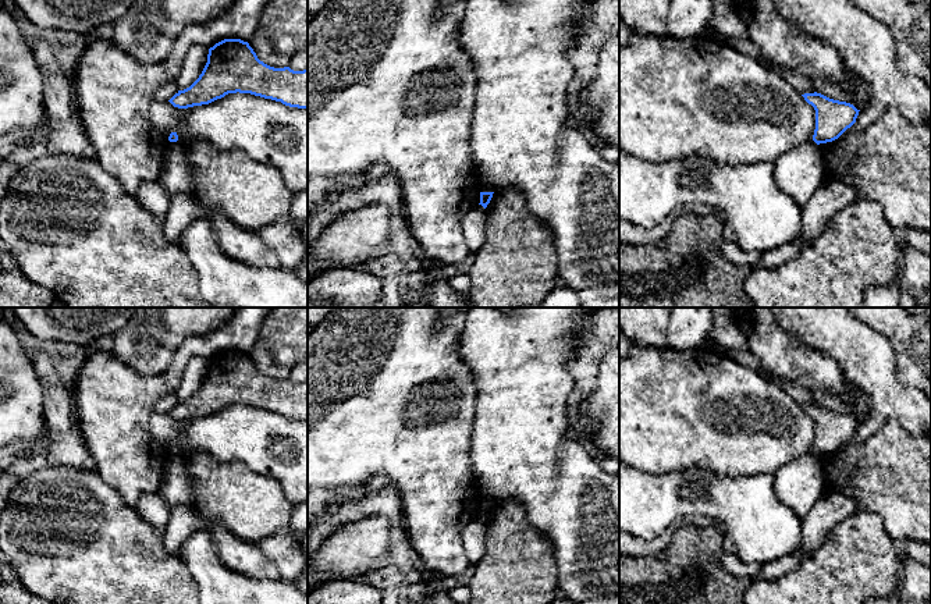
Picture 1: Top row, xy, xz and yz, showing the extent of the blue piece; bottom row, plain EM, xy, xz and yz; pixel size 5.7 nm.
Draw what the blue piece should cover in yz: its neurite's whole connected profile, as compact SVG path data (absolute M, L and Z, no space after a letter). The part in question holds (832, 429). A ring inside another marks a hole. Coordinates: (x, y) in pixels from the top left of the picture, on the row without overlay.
M817 404L802 408L815 422L813 452L817 456L838 451L856 434L860 423L850 415L834 412Z

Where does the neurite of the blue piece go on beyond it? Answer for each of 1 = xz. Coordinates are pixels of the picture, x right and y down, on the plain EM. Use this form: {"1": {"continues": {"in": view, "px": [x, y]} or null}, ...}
{"1": {"continues": null}}

